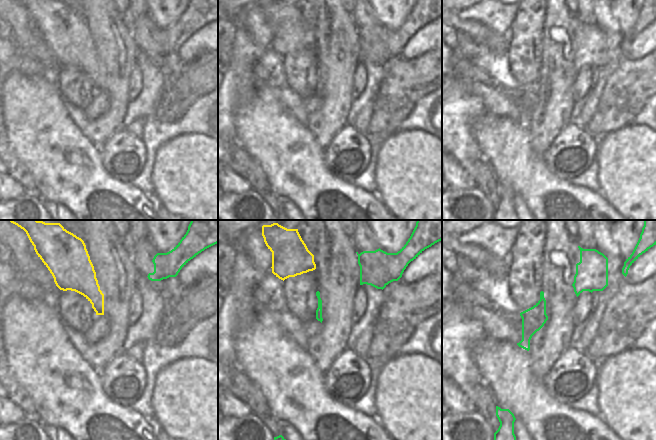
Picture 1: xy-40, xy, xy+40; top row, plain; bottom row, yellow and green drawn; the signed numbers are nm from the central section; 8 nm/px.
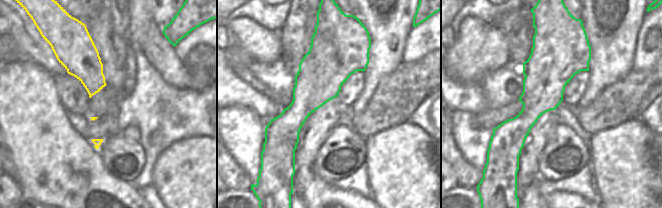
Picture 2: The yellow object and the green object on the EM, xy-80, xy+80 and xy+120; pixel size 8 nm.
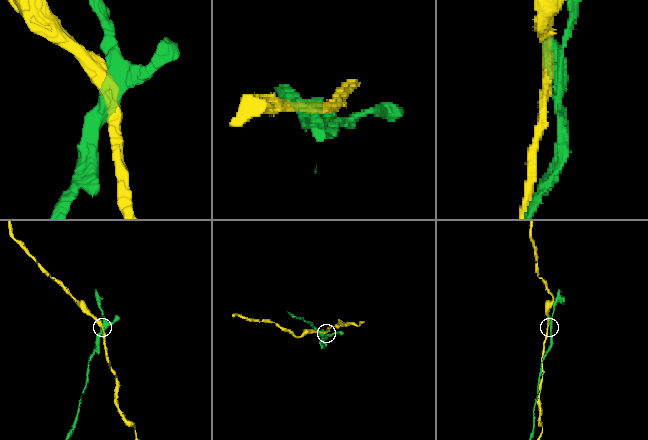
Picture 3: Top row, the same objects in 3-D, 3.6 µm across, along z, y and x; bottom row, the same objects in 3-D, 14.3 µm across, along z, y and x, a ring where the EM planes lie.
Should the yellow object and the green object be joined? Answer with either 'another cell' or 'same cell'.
another cell

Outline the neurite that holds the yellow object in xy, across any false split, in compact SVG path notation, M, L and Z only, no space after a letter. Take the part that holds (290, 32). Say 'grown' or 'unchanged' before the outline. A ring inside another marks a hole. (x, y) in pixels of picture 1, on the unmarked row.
unchanged; M279 0L263 1L262 12L272 28L272 49L281 56L295 53L316 45L314 31L308 26L298 5L287 5Z

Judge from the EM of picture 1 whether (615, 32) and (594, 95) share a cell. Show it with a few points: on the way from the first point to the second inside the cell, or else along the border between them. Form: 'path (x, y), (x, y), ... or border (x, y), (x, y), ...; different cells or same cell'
path (615, 48), (614, 60), (603, 73), (601, 79); same cell

